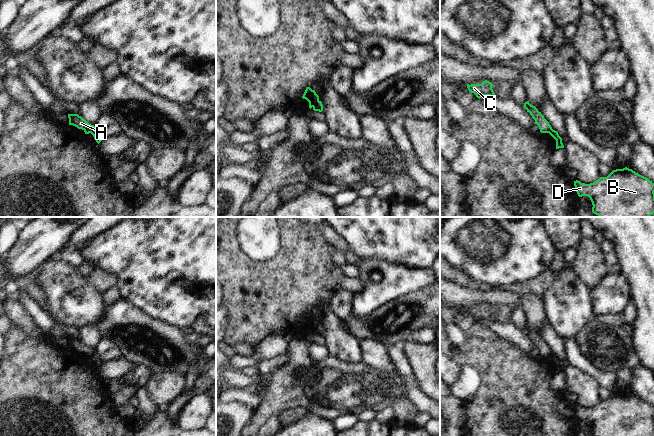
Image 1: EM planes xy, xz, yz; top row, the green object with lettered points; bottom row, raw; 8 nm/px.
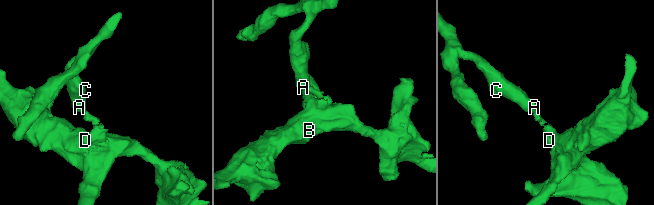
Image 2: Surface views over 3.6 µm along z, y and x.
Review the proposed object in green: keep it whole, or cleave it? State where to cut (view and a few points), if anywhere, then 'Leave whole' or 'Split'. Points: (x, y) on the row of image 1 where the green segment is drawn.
Split along xz (318, 100), (312, 106). Split.

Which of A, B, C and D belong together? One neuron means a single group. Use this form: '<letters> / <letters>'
A C / B D

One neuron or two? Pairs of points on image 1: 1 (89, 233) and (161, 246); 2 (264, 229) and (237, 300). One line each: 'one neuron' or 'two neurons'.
1: two neurons
2: two neurons

